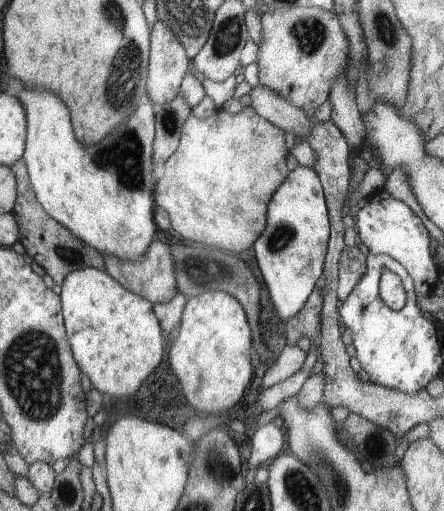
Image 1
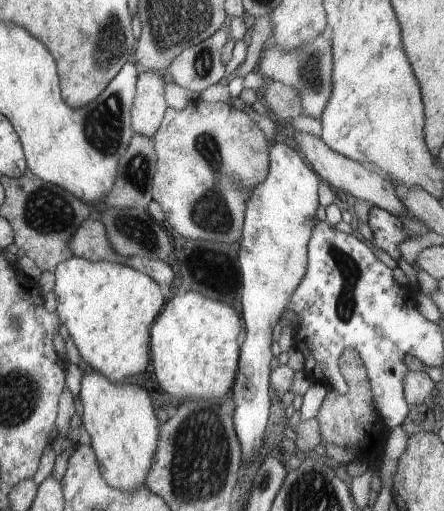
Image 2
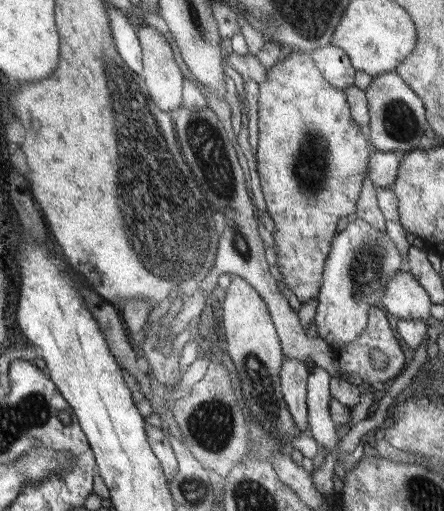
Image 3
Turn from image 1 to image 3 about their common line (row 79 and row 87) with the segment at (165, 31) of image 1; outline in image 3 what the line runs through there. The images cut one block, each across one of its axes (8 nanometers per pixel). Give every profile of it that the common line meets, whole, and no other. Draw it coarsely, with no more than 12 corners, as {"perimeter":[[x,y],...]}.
{"perimeter":[[154,27],[136,28],[140,76],[159,110],[183,100],[171,46]]}

